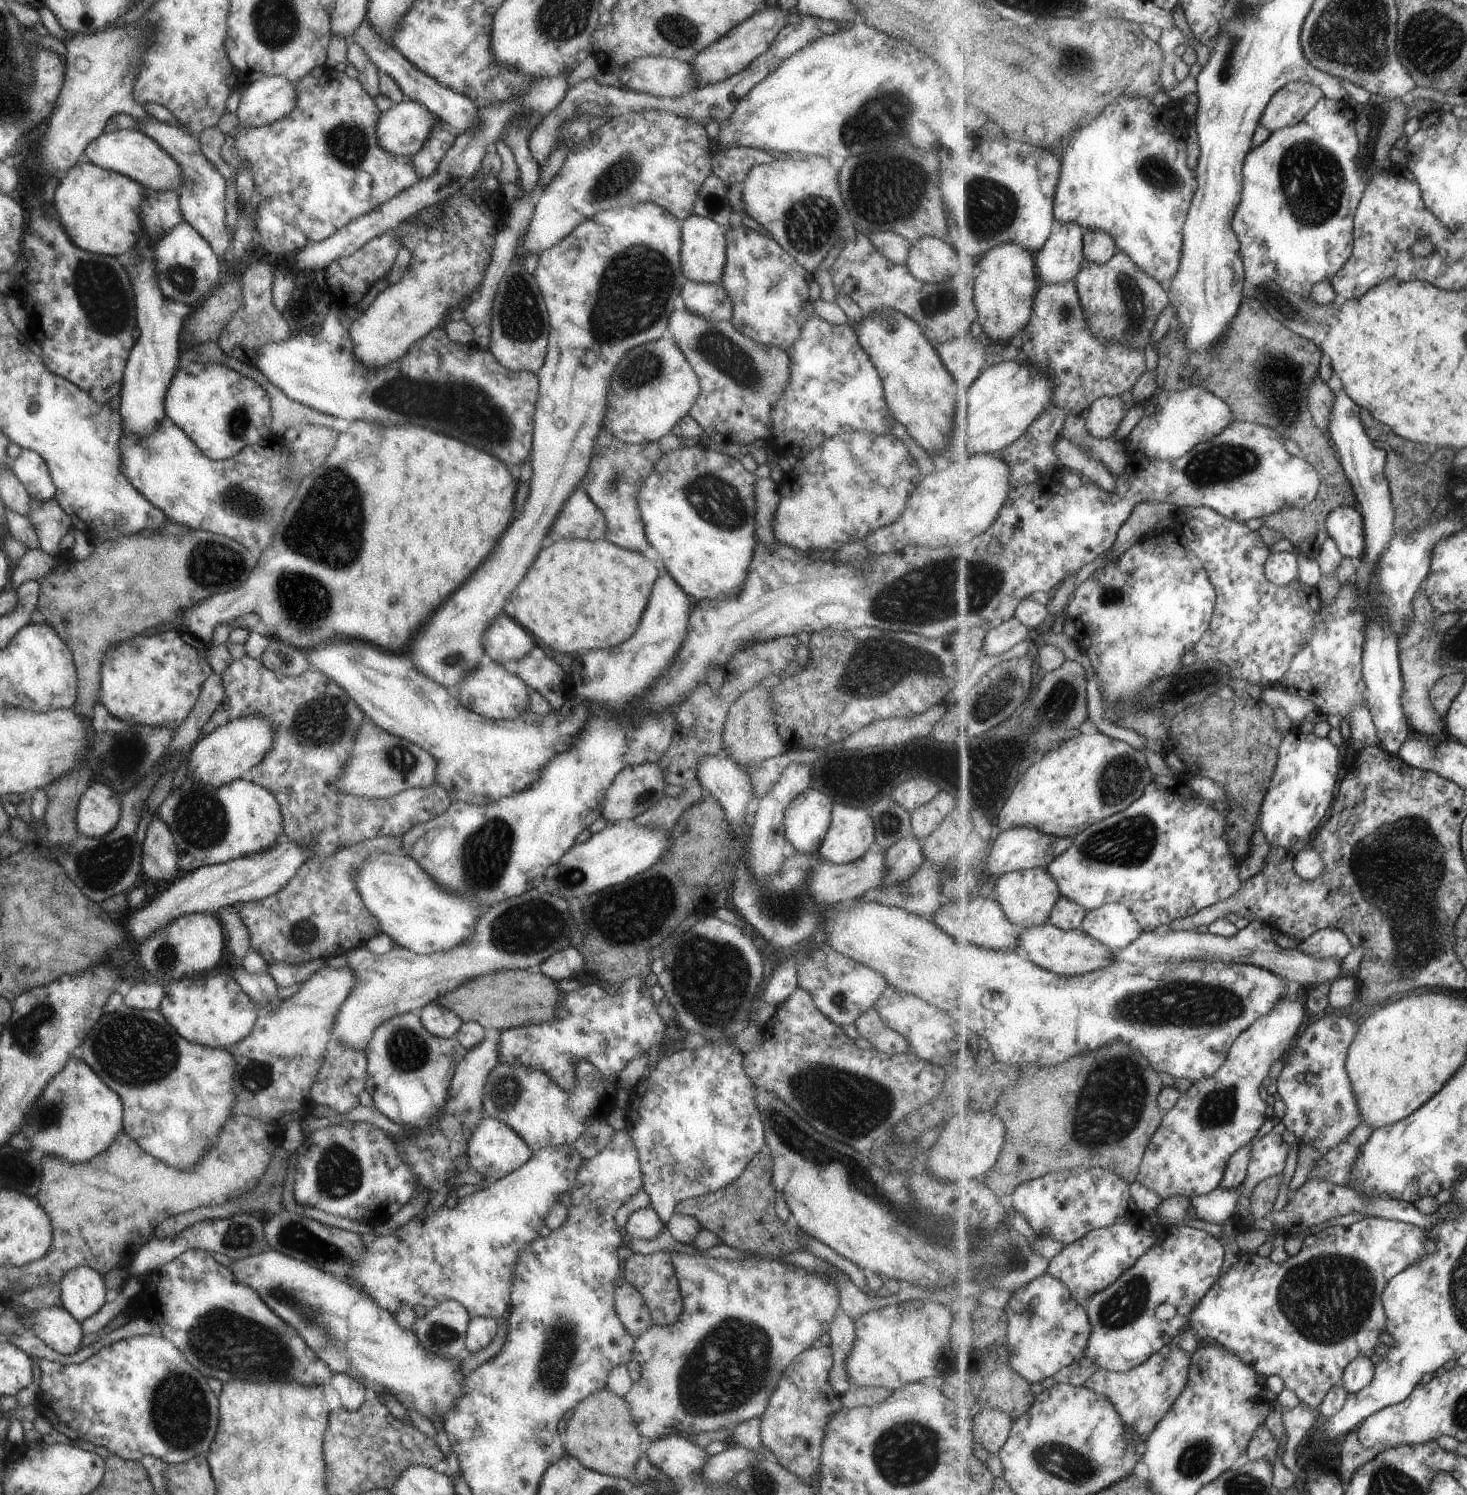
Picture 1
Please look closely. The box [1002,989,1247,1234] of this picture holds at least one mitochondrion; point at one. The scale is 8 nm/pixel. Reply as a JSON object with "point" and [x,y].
{"point":[1117,1101]}

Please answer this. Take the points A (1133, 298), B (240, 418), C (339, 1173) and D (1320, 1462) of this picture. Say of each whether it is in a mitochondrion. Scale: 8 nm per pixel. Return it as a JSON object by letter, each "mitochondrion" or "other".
{"A":"mitochondrion","B":"mitochondrion","C":"mitochondrion","D":"other"}

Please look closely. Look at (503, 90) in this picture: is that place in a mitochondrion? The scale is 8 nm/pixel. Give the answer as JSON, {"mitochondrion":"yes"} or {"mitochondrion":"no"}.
{"mitochondrion":"no"}

